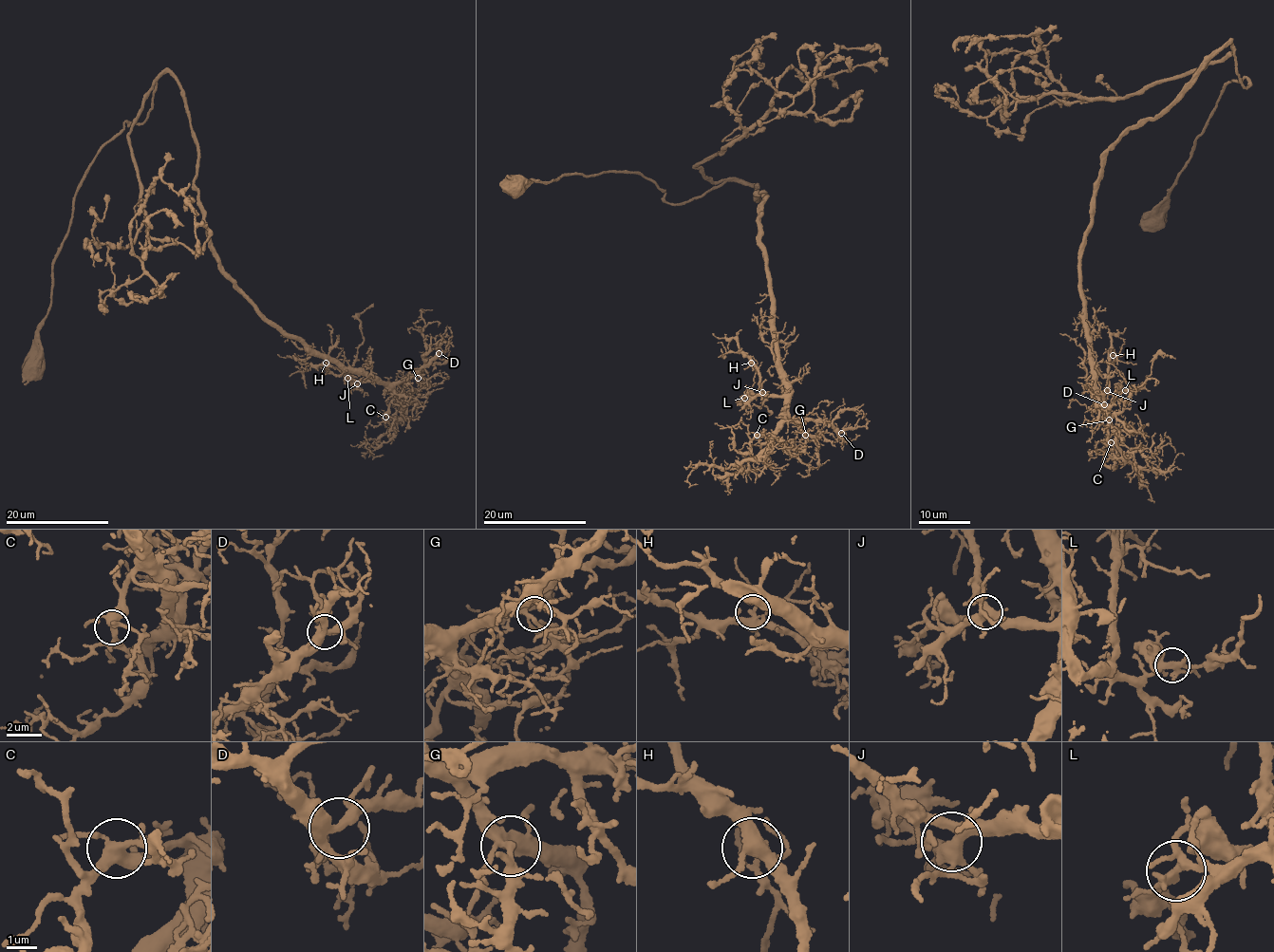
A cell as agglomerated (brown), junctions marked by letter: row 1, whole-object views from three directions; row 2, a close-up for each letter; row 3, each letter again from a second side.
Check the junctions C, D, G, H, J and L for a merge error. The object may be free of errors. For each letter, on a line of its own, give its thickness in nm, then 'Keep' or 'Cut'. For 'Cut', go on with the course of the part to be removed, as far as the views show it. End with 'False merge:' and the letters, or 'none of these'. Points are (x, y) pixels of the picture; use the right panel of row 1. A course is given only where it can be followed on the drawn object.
C: Thickness 360 nm. Keep
D: Thickness 360 nm. Keep
G: Thickness 280 nm. Keep
H: Thickness 340 nm. Keep
J: Thickness 360 nm. Keep
L: Thickness 280 nm. Cut. Course of the part to remove: (1126, 390), (1144, 385), (1146, 377), (1151, 374), (1152, 361), (1159, 354), (1175, 358)
False merge: L

